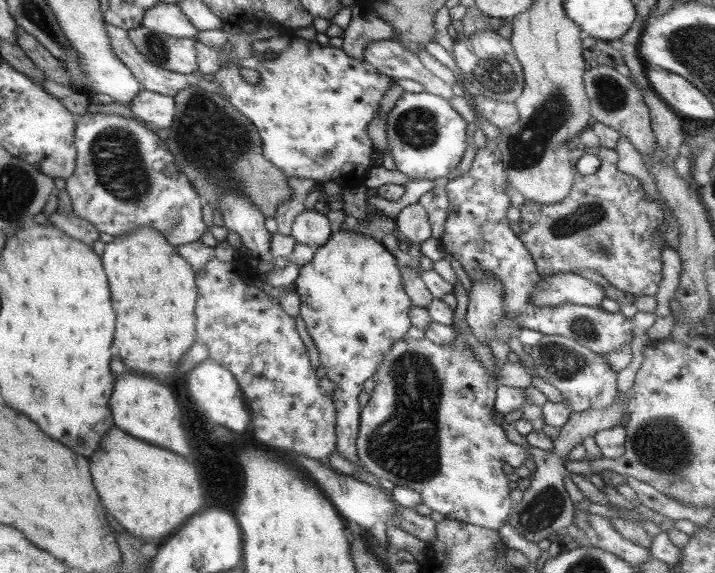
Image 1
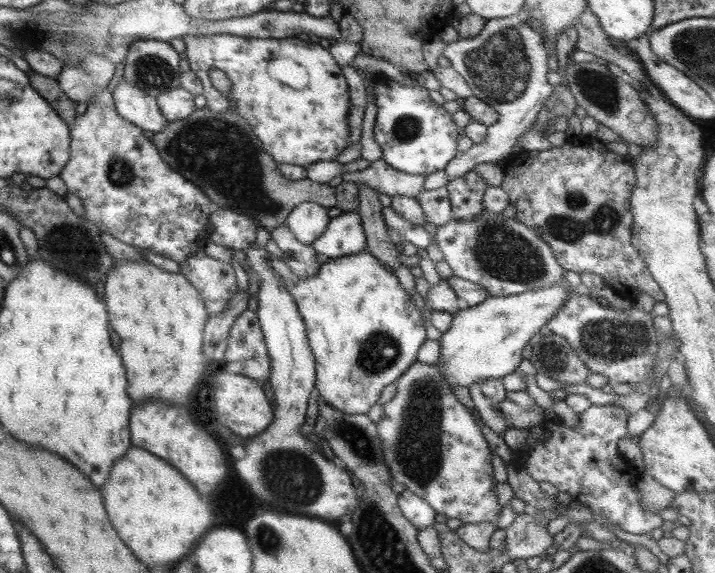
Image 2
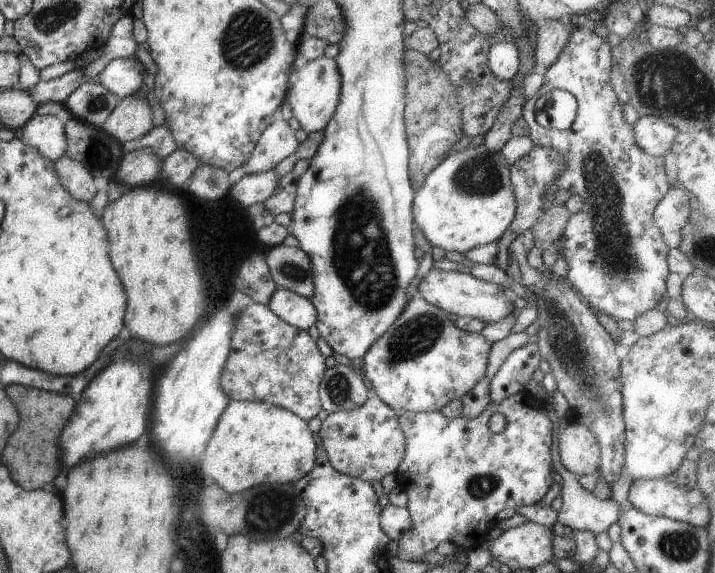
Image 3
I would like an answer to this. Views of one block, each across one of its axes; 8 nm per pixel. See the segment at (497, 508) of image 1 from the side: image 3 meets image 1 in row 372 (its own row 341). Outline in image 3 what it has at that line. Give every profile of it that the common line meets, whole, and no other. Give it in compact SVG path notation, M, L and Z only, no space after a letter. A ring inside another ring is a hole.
M414 296L399 312L399 318L379 336L363 356L363 374L372 386L373 396L396 412L439 411L447 402L460 400L477 380L484 378L487 354L491 344L479 333L462 332L453 326L445 313Z

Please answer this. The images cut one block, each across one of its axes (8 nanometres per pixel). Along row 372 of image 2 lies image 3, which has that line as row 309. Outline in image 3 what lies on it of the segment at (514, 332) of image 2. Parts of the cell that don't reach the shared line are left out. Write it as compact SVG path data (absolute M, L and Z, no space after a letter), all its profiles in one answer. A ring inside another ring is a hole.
M430 269L417 284L417 295L445 313L455 314L457 317L479 318L485 324L491 324L513 310L513 304L505 295L505 289L498 284L474 278L471 274Z

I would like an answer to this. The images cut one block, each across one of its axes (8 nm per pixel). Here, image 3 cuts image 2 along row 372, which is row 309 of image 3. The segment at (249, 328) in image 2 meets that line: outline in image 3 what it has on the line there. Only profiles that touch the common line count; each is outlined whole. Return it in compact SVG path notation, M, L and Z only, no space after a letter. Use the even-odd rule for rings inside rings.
M254 303L235 316L227 358L219 370L219 390L230 401L271 404L307 422L321 410L318 386L325 370L325 357L306 330L286 324L266 305Z

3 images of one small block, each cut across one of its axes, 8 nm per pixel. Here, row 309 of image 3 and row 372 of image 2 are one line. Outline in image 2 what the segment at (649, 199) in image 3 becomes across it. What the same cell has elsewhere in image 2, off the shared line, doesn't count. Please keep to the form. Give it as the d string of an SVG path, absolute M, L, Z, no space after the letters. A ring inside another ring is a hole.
M571 292L546 325L553 334L567 341L589 373L603 376L614 384L631 386L647 382L654 366L659 337L651 320L649 312L633 307L628 310L614 309L612 305L604 307L589 295Z

